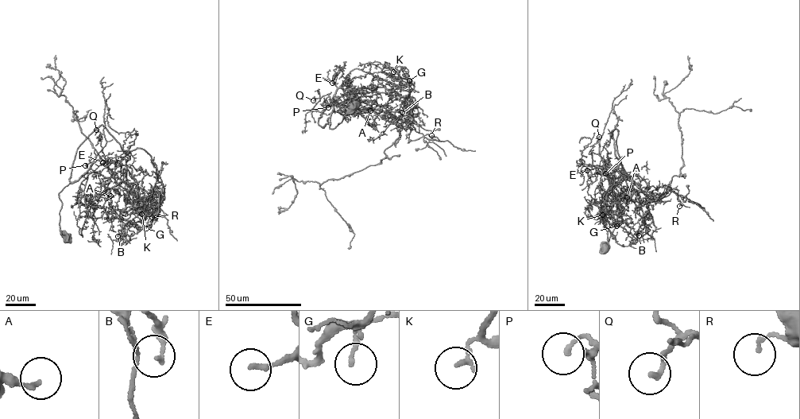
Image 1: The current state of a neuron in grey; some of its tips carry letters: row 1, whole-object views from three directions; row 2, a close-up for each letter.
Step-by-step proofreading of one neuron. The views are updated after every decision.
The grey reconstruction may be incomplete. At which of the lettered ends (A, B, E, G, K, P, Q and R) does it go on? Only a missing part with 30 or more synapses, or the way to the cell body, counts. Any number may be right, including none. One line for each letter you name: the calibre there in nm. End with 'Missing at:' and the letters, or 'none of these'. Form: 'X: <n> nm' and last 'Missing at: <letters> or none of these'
A: 160 nm
E: 150 nm
Q: 170 nm
Missing at: A, E, Q

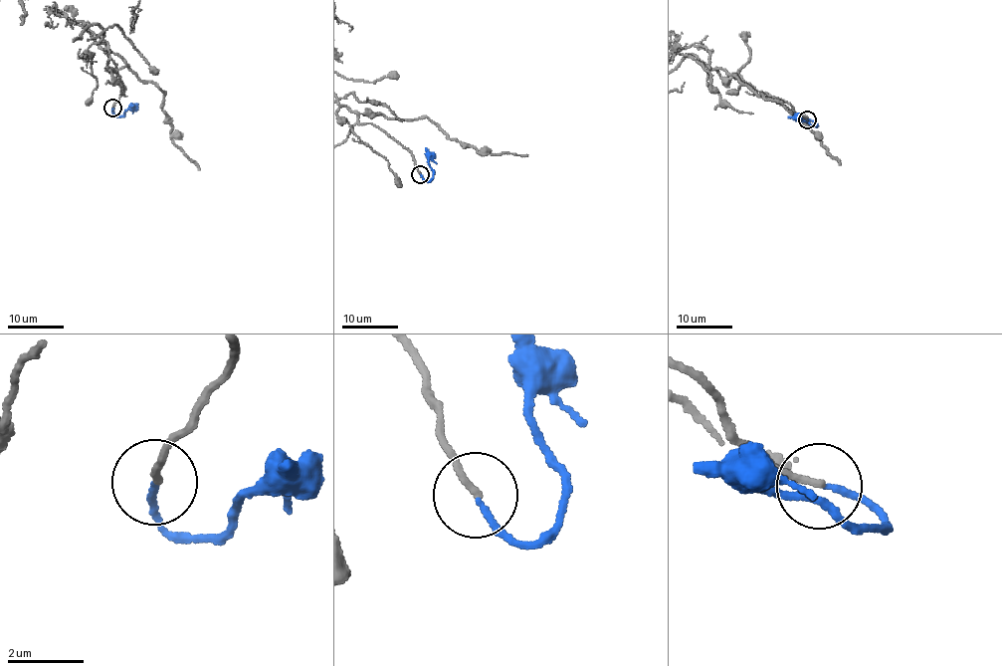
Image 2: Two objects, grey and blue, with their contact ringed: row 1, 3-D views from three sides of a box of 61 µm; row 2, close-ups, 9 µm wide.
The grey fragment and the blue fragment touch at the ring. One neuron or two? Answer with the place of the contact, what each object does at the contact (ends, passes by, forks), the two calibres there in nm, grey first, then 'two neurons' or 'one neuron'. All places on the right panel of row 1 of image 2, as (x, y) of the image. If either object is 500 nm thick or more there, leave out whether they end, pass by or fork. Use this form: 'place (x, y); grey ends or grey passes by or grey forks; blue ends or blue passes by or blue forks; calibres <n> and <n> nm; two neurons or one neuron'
place (807, 119); grey ends; blue ends; calibres 160 and 150 nm; one neuron

